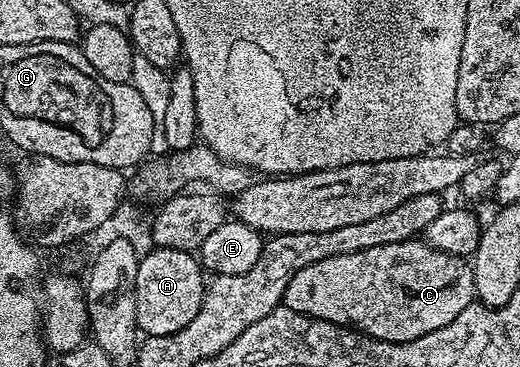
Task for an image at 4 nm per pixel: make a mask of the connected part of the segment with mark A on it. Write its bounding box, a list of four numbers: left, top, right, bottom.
[135,248,207,336]

